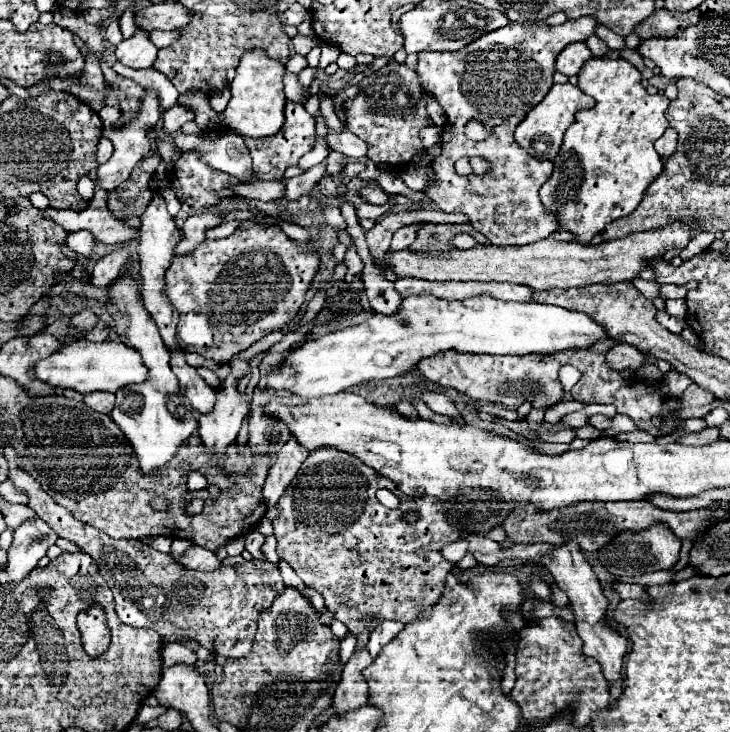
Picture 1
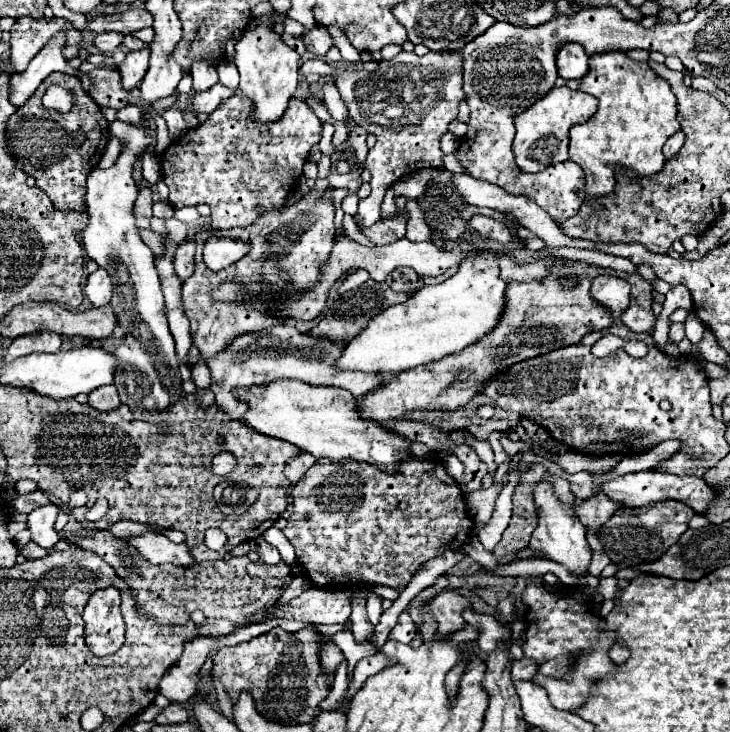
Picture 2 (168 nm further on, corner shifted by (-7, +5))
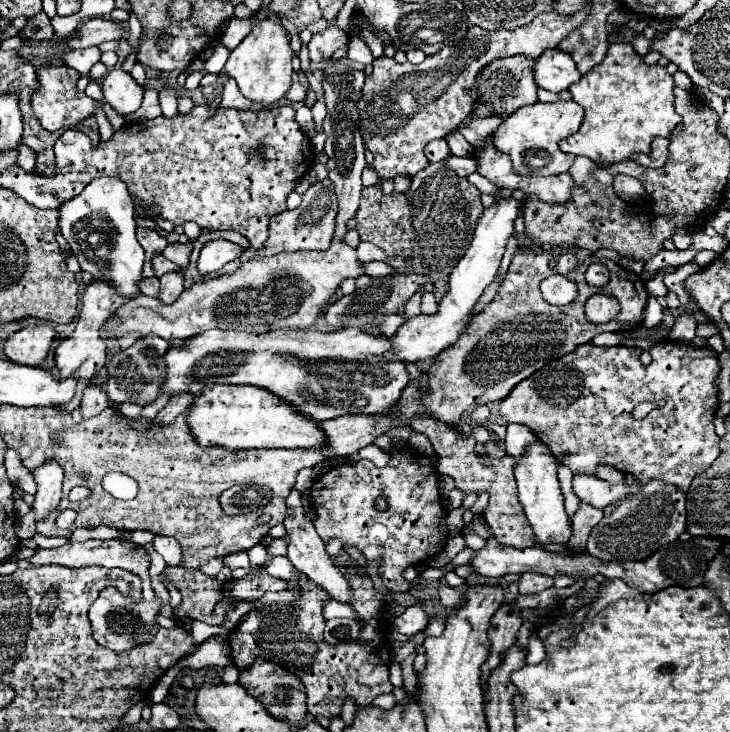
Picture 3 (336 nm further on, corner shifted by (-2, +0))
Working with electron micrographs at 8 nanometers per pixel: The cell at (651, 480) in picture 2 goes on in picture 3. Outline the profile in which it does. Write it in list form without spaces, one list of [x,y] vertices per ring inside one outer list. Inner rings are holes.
[[[577,474],[573,478],[573,492],[587,504],[595,506],[595,508],[605,508],[609,504],[615,504],[627,496],[633,496],[635,492],[639,492],[641,484],[633,482],[631,486],[627,486],[625,482],[621,484],[609,484],[605,480],[599,480],[595,476],[585,476],[585,474]]]

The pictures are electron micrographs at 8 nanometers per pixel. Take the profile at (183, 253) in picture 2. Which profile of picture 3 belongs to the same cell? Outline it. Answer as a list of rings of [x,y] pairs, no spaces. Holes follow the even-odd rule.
[[[167,272],[159,280],[161,280],[159,300],[163,300],[165,304],[173,304],[183,292],[183,272]]]

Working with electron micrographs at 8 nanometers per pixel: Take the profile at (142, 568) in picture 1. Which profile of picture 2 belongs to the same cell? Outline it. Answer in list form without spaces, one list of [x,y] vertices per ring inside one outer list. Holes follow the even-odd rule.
[[[110,531],[70,537],[70,541],[108,561],[128,587],[136,589],[140,613],[166,625],[184,625],[188,623],[190,613],[200,609],[208,619],[228,619],[238,627],[246,627],[250,625],[248,615],[264,611],[264,607],[272,607],[292,581],[292,571],[284,561],[268,565],[262,561],[252,563],[248,557],[232,557],[230,561],[204,561],[190,567],[176,567],[172,563],[152,567],[150,563],[144,563],[136,551],[128,551],[128,547],[124,547],[124,543],[120,543],[120,539],[116,539]]]

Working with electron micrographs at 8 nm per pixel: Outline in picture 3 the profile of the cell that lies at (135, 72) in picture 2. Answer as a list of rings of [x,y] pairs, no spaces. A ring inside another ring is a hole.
[[[115,66],[103,78],[103,96],[119,114],[131,114],[141,106],[143,86],[139,86],[129,72]]]

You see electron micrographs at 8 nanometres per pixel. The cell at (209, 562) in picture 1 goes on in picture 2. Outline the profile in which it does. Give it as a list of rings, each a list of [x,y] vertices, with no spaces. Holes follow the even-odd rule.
[[[144,533],[136,537],[124,537],[126,545],[134,547],[142,559],[146,559],[152,565],[160,563],[174,563],[188,567],[188,563],[194,563],[188,547],[184,543],[172,543],[164,533]]]

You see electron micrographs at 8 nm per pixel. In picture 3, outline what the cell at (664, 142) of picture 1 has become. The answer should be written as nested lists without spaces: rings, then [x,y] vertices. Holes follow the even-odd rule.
[[[657,138],[653,142],[653,152],[649,156],[641,154],[635,160],[643,166],[649,166],[649,168],[663,168],[667,158],[669,158],[669,140],[667,138]]]

